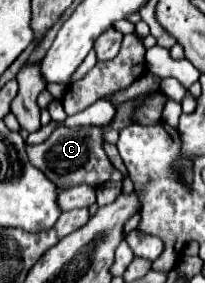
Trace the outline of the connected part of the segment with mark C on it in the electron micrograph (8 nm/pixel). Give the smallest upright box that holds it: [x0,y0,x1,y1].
[28,127,124,189]

